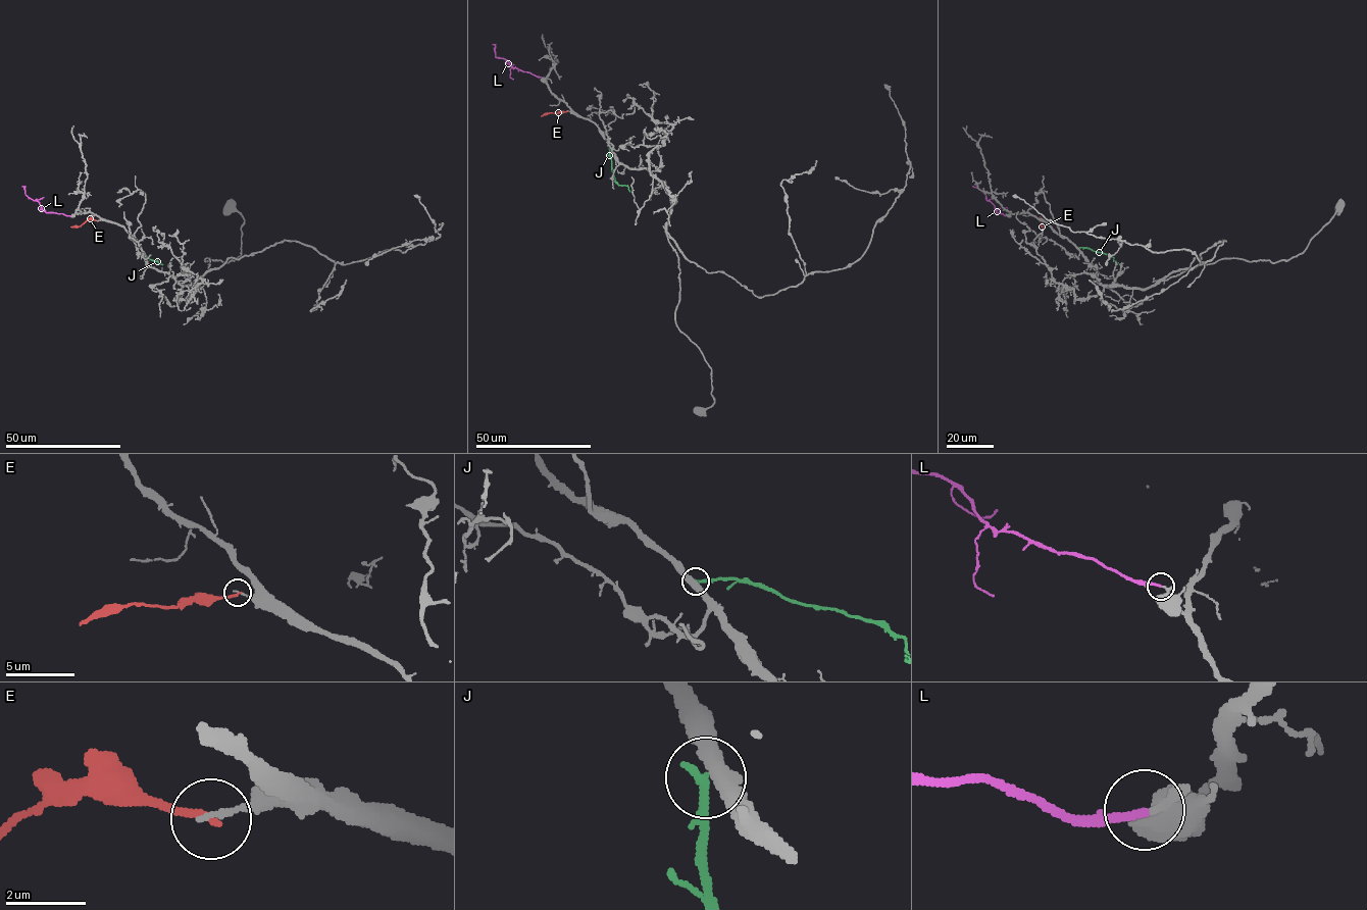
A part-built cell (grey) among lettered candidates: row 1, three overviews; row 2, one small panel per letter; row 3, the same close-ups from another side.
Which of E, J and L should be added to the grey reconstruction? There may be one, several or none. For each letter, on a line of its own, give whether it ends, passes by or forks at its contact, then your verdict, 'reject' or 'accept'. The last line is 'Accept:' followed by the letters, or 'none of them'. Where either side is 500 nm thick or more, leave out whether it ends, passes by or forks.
E: it ends; reject
J: it ends; reject
L: it ends; accept
Accept: L

